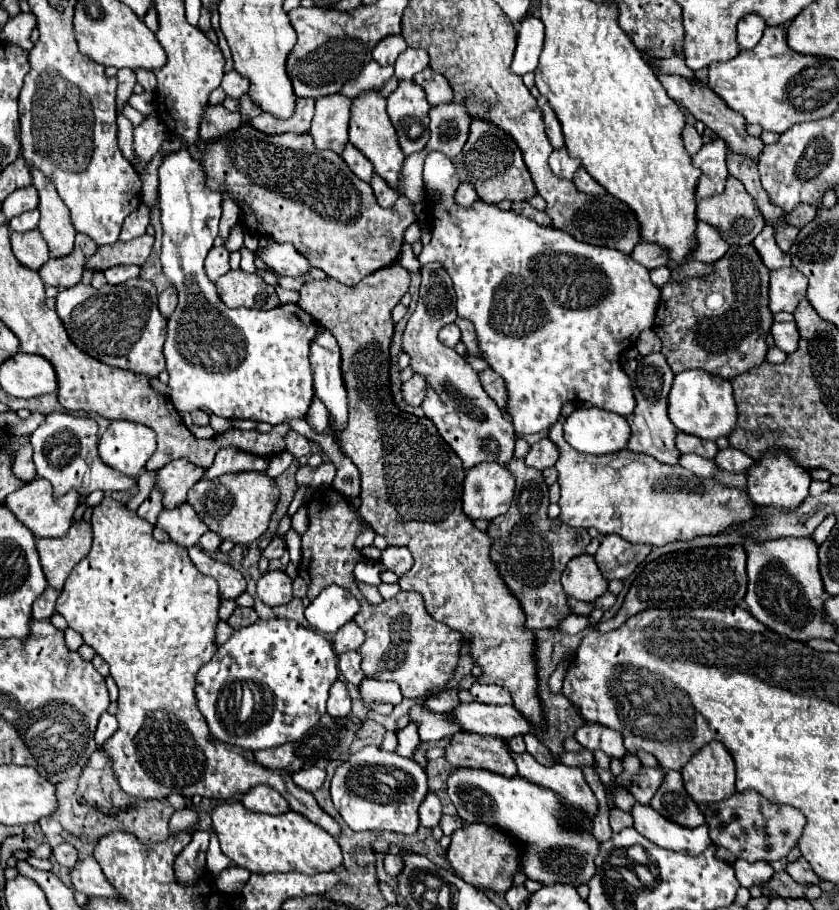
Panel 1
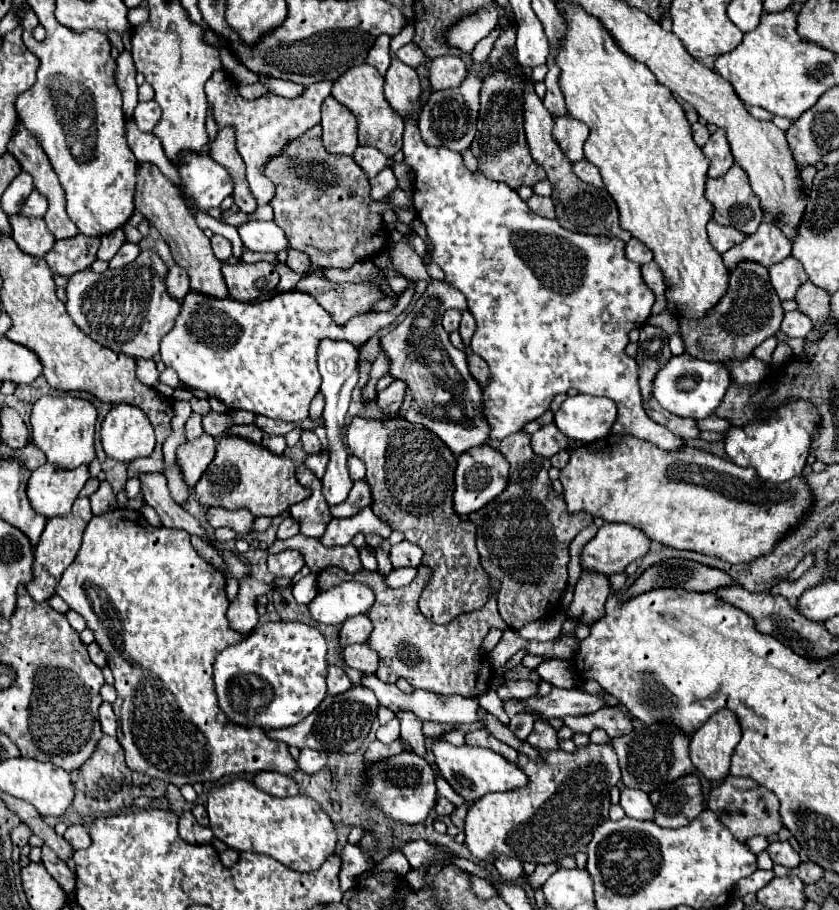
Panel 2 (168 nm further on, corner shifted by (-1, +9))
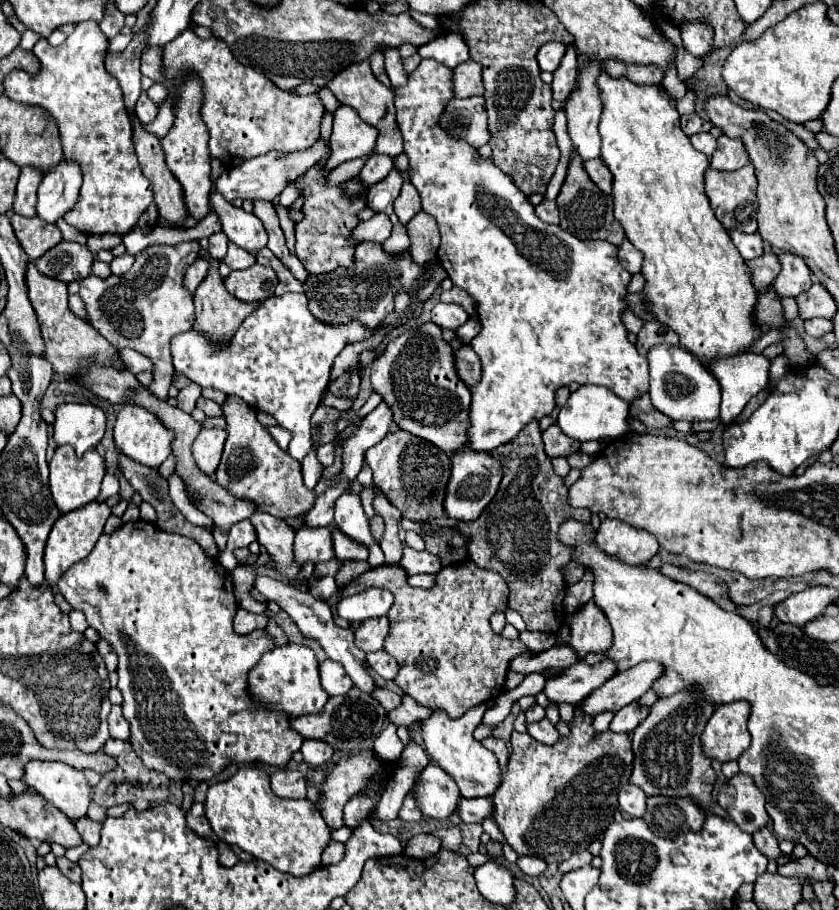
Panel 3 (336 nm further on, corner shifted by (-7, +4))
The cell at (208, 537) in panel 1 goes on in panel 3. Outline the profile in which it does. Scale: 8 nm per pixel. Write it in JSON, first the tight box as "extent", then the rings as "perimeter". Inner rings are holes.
{"extent":[217,521,257,571],"perimeter":[[[239,521],[239,523],[233,525],[231,531],[229,531],[229,543],[227,543],[227,549],[225,549],[225,553],[223,553],[221,557],[217,557],[219,563],[221,563],[227,571],[231,571],[233,567],[229,567],[229,565],[225,563],[225,557],[229,557],[229,555],[233,553],[233,549],[237,549],[237,547],[249,547],[253,541],[257,541],[255,527],[253,527],[249,521]]]}

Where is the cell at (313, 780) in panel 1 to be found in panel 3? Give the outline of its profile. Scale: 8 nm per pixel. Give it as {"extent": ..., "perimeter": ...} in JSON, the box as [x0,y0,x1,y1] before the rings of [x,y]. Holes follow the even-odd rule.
{"extent":[301,739,333,765],"perimeter":[[[305,739],[301,753],[309,765],[323,765],[325,761],[333,757],[333,749],[325,741],[319,741],[319,739]]]}

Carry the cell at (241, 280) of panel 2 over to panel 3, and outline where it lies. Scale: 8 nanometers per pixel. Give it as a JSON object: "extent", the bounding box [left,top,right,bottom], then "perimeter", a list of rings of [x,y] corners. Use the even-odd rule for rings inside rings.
{"extent":[225,263,277,303],"perimeter":[[[259,263],[251,265],[243,271],[231,271],[231,275],[225,279],[227,291],[245,303],[261,301],[261,299],[273,295],[275,285],[277,285],[275,271],[271,267],[265,267]]]}

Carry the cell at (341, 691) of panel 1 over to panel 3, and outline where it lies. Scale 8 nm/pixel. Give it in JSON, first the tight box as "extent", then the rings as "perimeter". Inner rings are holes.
{"extent":[319,659,353,695],"perimeter":[[[325,659],[325,661],[319,665],[319,675],[321,675],[321,685],[323,685],[323,689],[325,689],[329,695],[347,693],[347,691],[353,687],[351,677],[345,673],[343,665],[339,665],[339,663],[333,661],[333,659]]]}

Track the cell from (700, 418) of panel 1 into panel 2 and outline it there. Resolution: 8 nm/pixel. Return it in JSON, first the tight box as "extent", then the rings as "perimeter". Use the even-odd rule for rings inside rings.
{"extent":[653,354,731,420],"perimeter":[[[679,354],[679,356],[673,356],[669,364],[659,370],[659,376],[655,376],[653,398],[671,414],[703,420],[715,414],[729,384],[731,384],[731,376],[723,364],[705,362],[689,354]]]}

